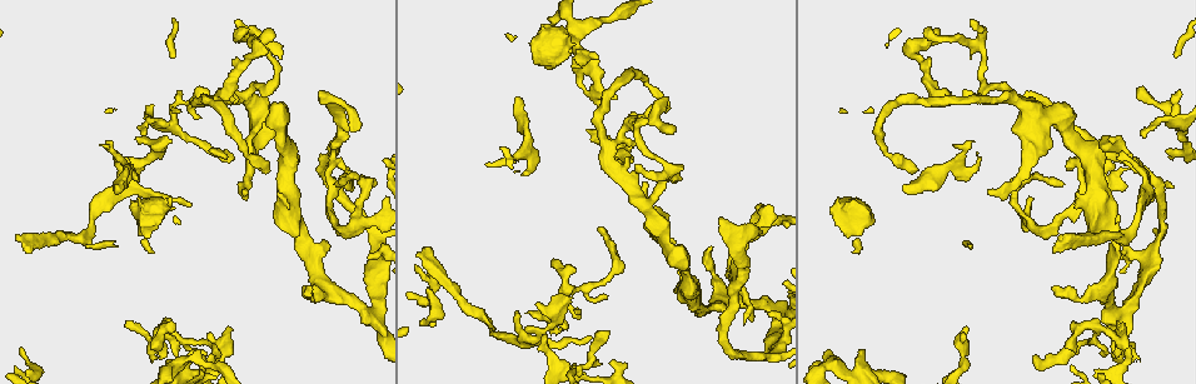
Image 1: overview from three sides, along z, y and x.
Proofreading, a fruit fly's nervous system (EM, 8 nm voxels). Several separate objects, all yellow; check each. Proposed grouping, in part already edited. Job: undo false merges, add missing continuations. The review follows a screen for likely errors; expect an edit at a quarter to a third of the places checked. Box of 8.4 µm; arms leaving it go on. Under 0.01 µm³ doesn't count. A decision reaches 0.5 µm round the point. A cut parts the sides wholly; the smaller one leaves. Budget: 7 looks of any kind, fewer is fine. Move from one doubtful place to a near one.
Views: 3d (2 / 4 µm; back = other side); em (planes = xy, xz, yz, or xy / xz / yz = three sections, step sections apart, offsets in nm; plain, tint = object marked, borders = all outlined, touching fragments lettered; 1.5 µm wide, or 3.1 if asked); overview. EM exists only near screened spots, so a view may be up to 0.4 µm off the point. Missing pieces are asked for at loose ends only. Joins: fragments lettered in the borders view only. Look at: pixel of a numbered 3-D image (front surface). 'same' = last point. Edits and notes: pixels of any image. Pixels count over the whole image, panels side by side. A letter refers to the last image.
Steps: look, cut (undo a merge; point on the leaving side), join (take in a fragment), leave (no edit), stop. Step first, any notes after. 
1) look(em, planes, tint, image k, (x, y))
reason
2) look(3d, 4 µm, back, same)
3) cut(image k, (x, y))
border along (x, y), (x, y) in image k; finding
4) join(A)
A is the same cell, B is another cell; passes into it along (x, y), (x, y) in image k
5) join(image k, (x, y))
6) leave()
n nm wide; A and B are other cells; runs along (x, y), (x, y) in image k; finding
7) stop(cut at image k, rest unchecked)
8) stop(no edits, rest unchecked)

look(em, planes, borders, image 1, (345, 170))
branch stops here

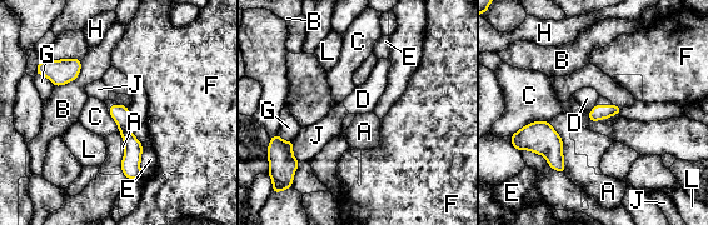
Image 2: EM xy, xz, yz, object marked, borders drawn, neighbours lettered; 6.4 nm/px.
leave()
A, B, C, D, E, F, G, H, J and L are other cells; border along (548, 120), (530, 121), (513, 133) in image 2; no lettered fragment goes on from it

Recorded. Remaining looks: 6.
look(3d, 4 µm, image 1, (981, 159))
free end

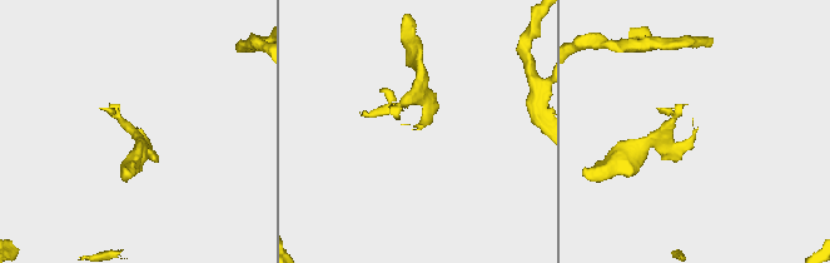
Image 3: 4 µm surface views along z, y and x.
look(em, planes, borders, image 3, (418, 127))
need the tissue

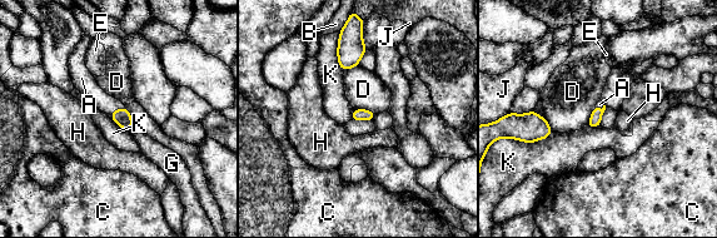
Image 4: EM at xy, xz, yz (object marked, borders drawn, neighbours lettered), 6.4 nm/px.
join(A)
A is the same cell, B, C, D, E, G, H, J and K are other cells; the neuron continues

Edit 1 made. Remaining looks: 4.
look(em, xy, step 8, tint, image 1, (639, 142))
sharp bend

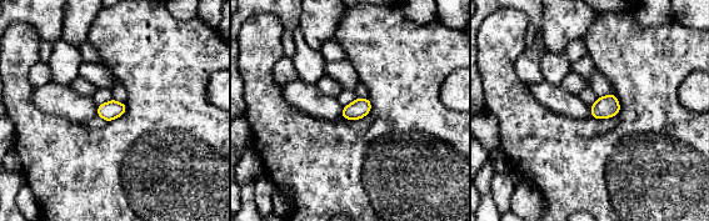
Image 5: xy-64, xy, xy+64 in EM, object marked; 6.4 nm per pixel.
look(em, planes, borders, same)
another direction

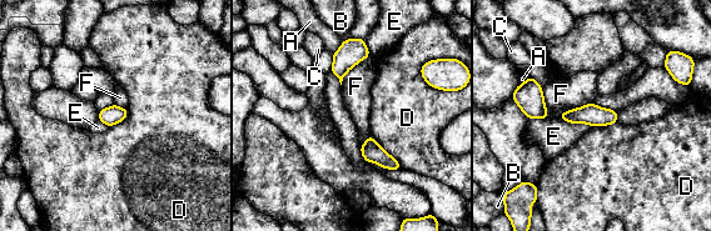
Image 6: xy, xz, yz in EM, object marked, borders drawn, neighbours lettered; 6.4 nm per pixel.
leave()
D touches over 300 nm; A, B, C, D, E and F are other cells; border along (369, 135), (402, 167) in image 6; continuous, no second neuron

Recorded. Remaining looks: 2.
stop(join at image 4, rest unchecked)

